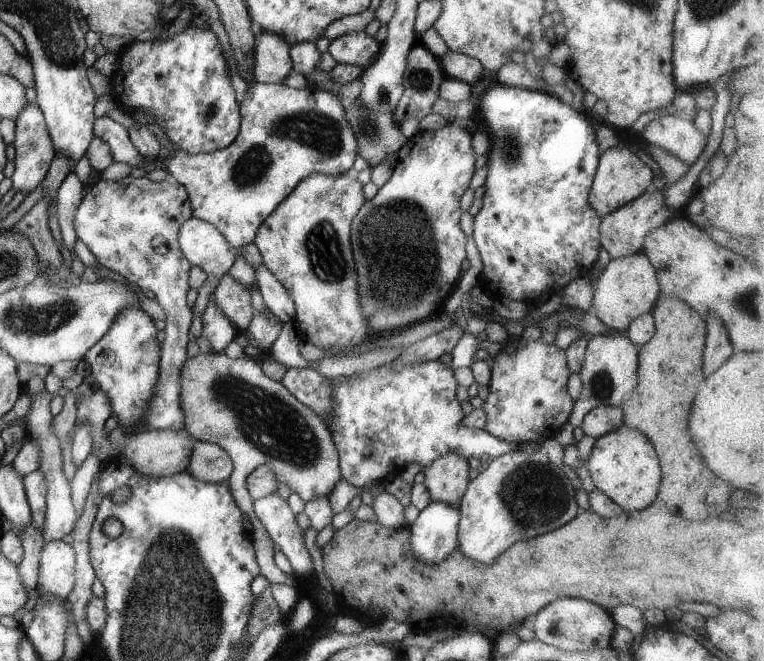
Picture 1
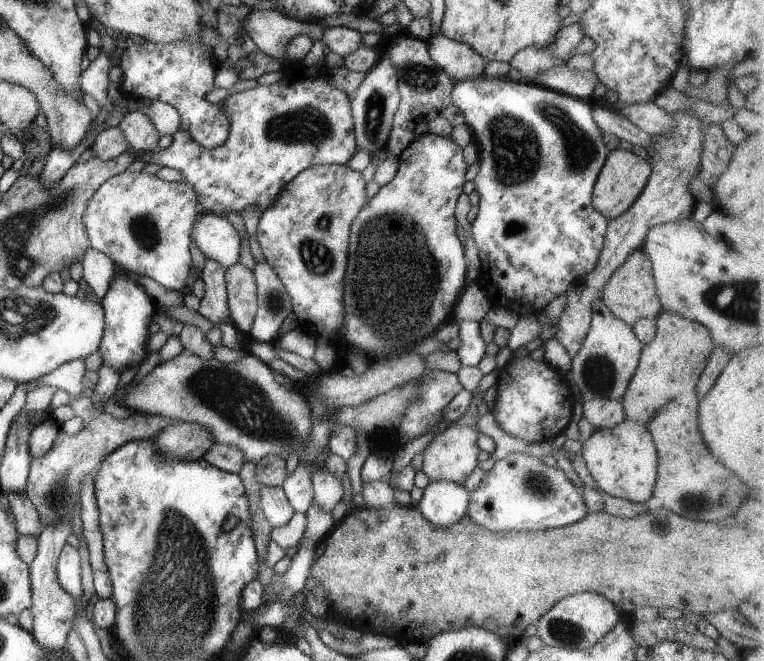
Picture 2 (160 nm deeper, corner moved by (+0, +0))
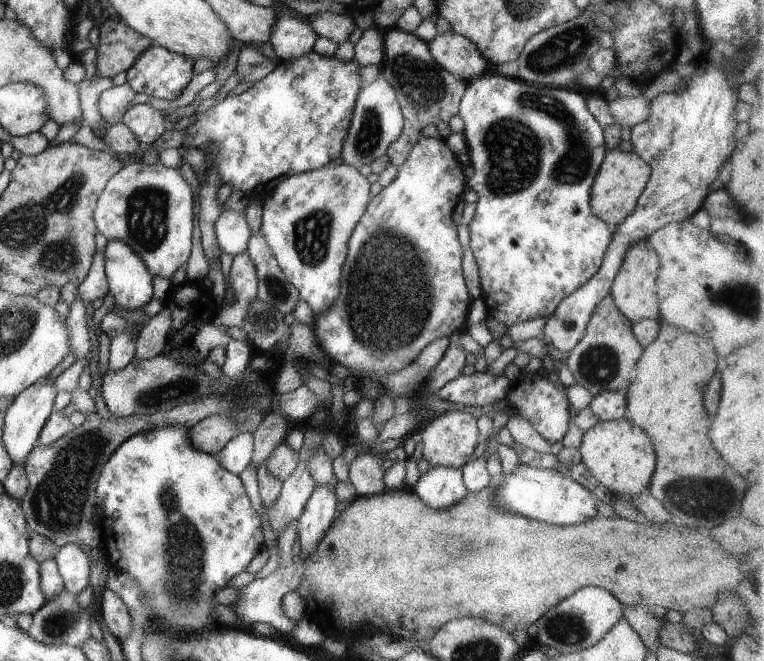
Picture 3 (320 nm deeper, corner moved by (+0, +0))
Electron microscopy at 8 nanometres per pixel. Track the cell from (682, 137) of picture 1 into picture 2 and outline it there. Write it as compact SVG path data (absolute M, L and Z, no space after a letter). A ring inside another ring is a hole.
M654 101L624 105L618 112L649 135L666 132L673 125L671 114L656 106Z

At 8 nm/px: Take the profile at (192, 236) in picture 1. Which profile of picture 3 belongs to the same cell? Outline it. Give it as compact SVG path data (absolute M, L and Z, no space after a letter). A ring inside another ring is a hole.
M224 211L215 222L217 243L234 257L245 250L252 234L246 215L244 211Z

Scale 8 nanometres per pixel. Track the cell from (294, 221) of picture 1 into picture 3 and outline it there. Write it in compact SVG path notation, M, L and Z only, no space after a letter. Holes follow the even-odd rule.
M343 163L335 168L320 167L319 169L285 177L274 187L272 194L263 201L261 224L263 237L267 244L270 245L271 251L276 257L280 268L284 271L288 282L296 287L296 290L299 292L299 297L309 304L309 307L313 310L315 316L324 309L331 307L332 303L335 303L336 297L340 292L342 266L344 266L344 260L346 260L346 242L348 242L349 236L352 234L352 231L355 230L355 226L359 223L359 220L365 213L367 204L370 202L370 185L368 179L360 173L359 169Z

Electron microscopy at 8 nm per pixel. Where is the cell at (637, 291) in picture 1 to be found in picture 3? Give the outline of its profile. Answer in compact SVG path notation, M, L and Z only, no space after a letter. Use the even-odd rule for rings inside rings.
M646 238L636 241L629 246L628 252L625 252L624 262L622 262L620 270L616 273L616 278L611 284L611 295L618 310L624 316L627 316L631 323L646 319L659 320L657 278L660 269L661 264L658 253Z

